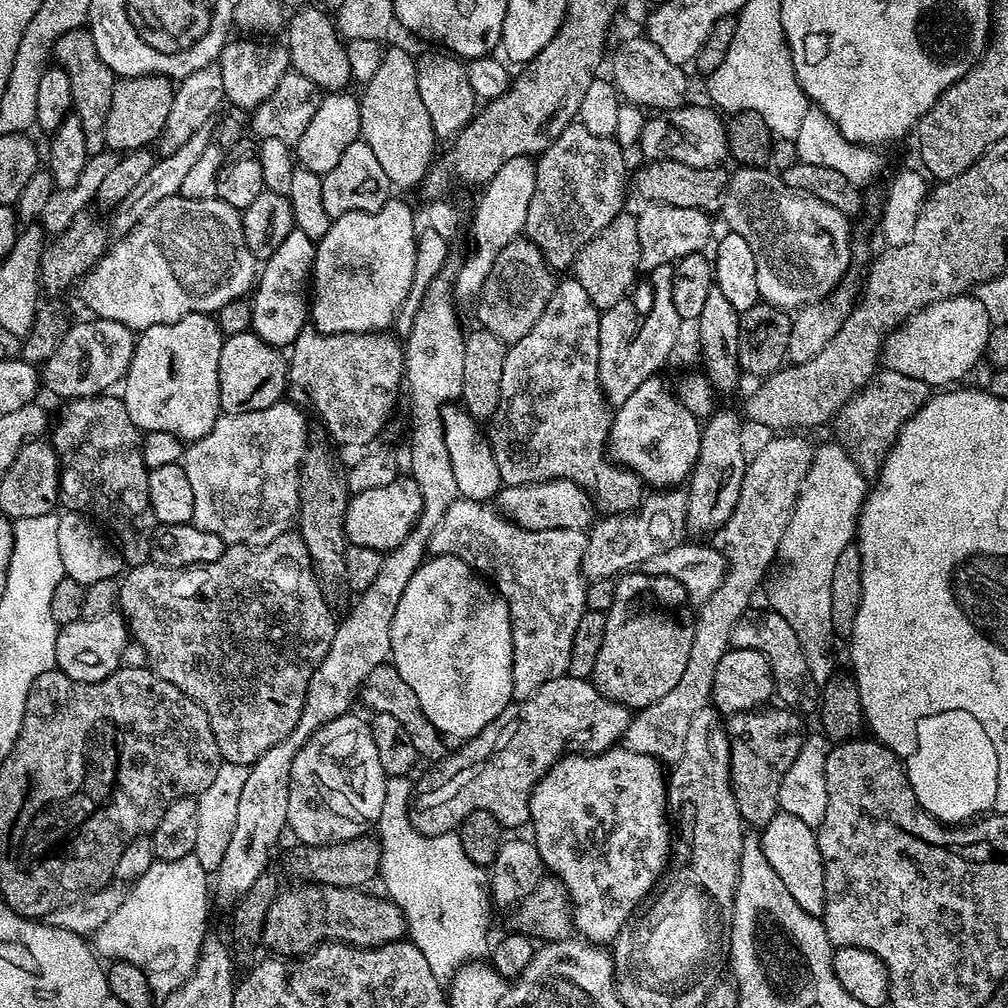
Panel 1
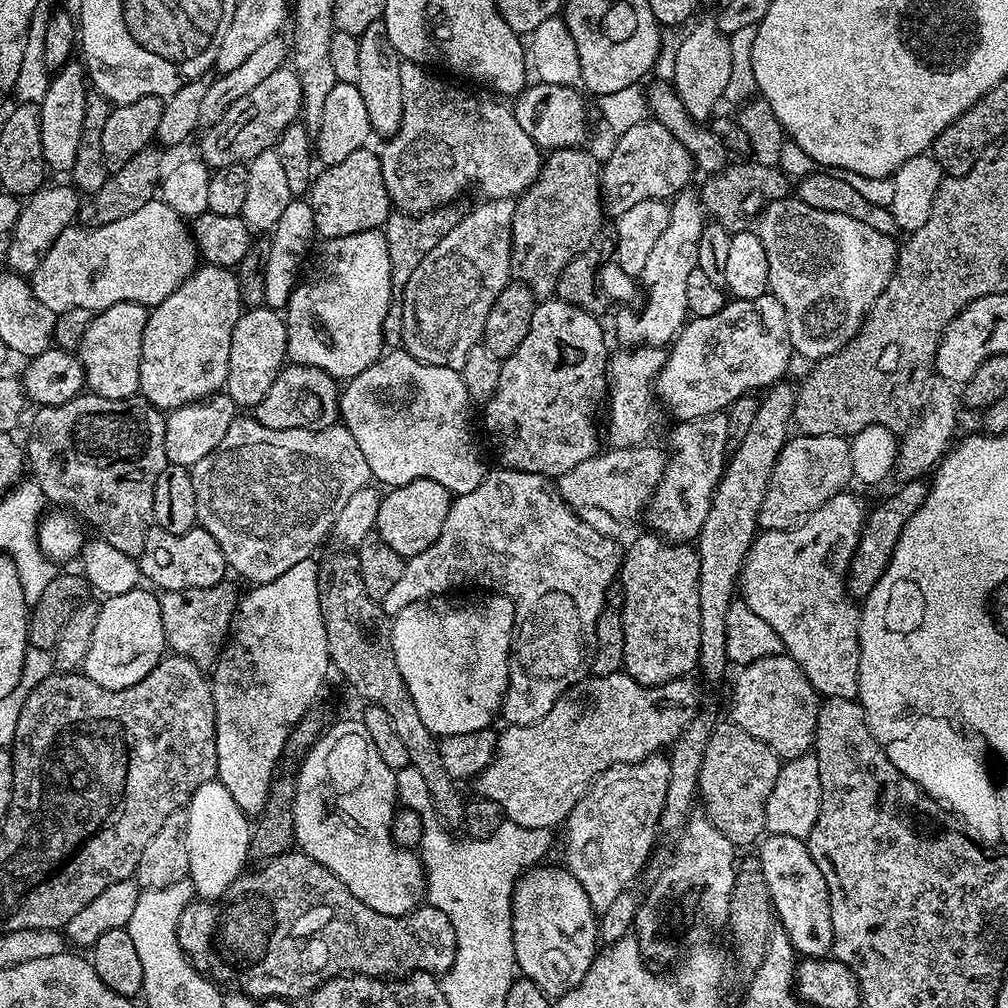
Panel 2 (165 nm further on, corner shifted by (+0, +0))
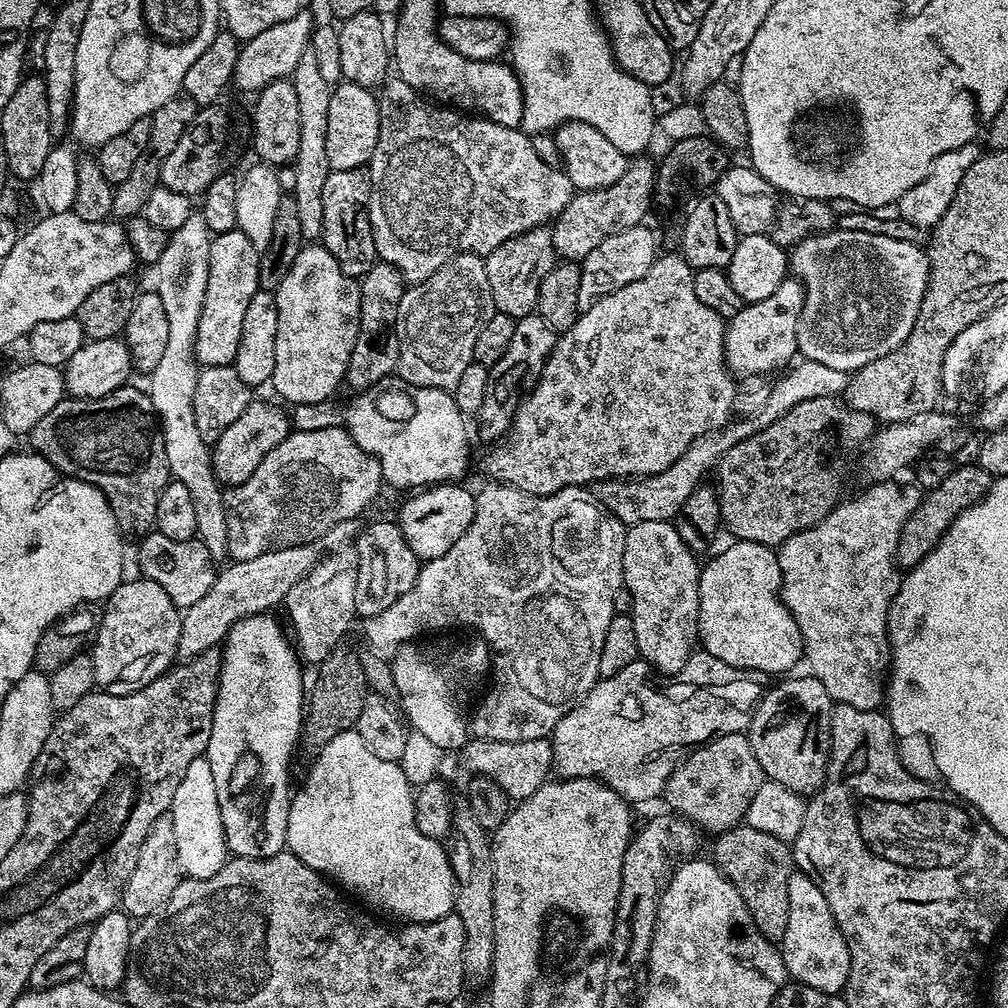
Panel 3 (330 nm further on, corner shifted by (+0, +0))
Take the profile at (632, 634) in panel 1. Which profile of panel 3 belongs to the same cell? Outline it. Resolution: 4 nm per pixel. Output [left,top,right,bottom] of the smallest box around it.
[622,520,701,677]

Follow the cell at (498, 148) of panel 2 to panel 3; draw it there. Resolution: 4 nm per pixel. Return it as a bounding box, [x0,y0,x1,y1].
[366,78,574,282]

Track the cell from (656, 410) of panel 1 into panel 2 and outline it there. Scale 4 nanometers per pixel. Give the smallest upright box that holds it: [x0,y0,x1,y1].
[654,294,794,421]

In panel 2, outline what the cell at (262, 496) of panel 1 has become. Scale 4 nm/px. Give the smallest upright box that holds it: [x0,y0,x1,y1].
[190,418,373,585]

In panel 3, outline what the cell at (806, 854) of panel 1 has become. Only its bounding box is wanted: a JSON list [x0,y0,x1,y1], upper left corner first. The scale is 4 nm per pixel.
[778,870,850,996]

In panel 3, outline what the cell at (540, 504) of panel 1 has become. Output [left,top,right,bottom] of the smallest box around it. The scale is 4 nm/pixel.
[594,359,850,526]

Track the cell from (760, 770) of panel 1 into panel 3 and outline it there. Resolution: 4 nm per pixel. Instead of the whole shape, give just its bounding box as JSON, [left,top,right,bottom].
[662,732,765,834]

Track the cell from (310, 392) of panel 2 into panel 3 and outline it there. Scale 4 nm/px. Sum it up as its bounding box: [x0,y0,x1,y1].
[211,398,290,486]

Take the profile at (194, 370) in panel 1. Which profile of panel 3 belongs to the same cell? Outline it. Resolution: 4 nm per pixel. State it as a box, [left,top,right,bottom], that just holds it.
[196,228,262,368]

